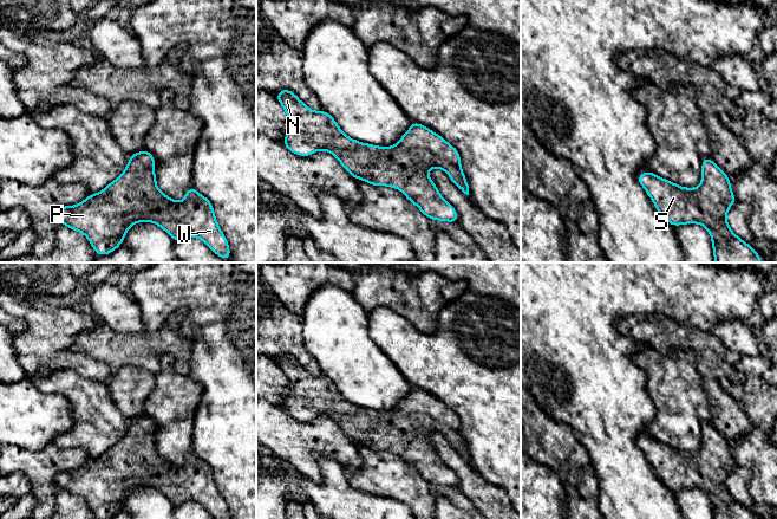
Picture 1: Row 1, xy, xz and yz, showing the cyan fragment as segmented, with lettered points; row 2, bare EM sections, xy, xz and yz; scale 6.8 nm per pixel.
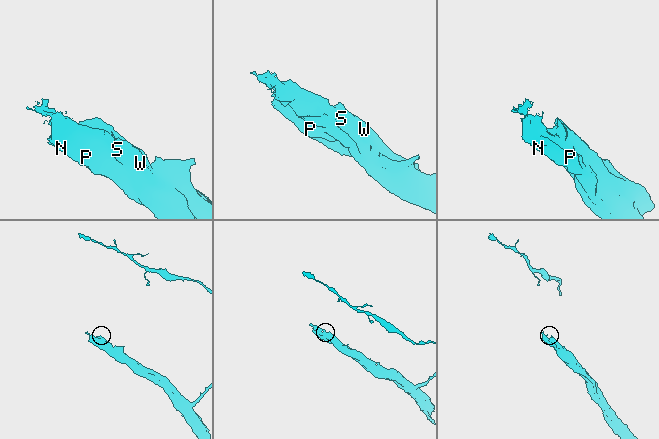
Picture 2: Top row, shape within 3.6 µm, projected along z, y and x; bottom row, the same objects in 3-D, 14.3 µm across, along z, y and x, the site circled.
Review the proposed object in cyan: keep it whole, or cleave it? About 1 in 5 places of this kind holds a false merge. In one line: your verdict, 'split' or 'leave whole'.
leave whole

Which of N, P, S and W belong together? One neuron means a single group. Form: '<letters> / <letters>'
N P S W

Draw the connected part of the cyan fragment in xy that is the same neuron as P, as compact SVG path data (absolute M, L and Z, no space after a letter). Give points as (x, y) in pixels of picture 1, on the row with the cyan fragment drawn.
M146 150L131 154L125 170L99 193L91 193L76 206L58 208L56 219L68 228L81 232L97 255L110 254L118 248L133 223L151 221L164 229L174 241L195 236L216 255L230 260L228 240L217 223L211 202L192 187L187 190L181 202L162 193L156 183L155 157Z

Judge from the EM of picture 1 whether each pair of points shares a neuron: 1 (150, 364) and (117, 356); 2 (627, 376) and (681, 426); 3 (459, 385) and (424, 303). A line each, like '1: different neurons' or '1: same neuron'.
1: same neuron
2: different neurons
3: different neurons

